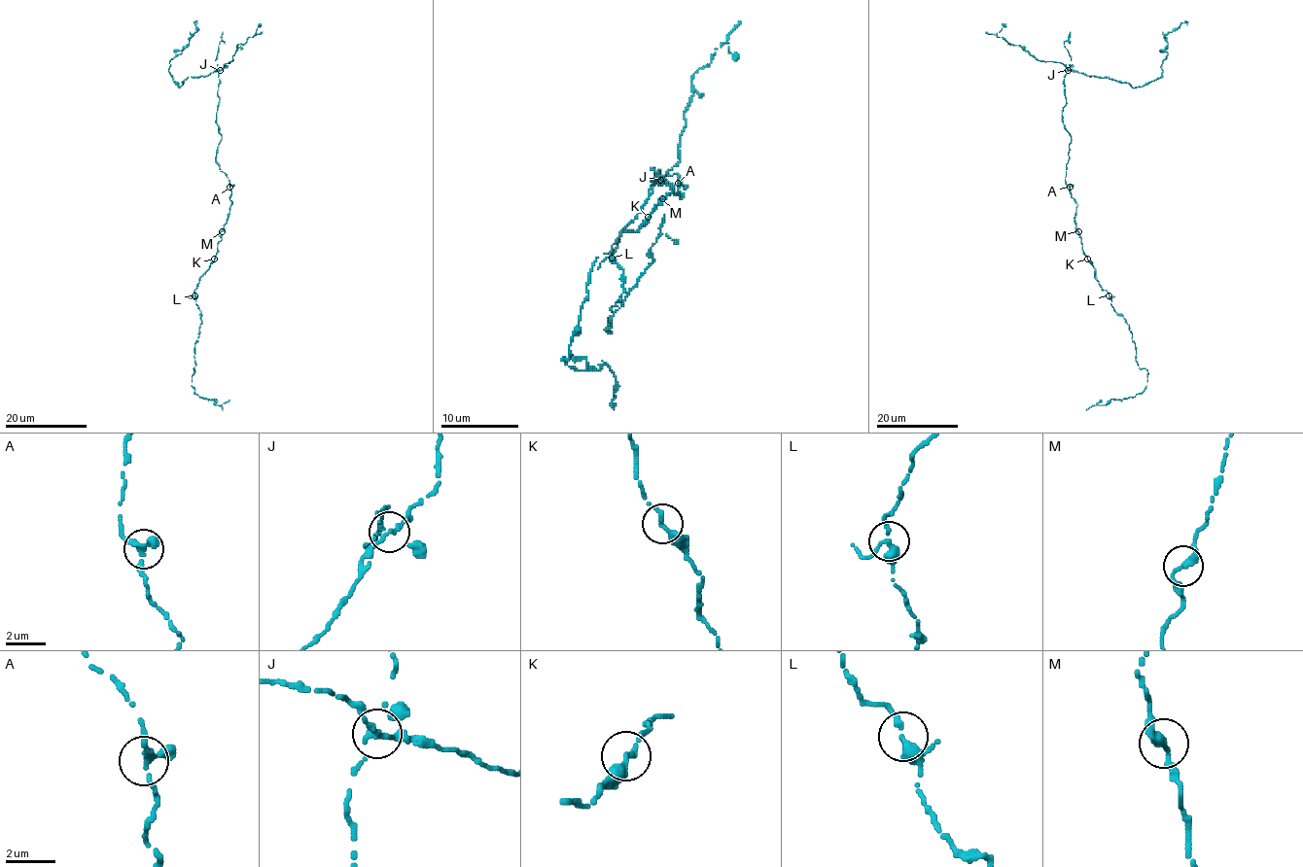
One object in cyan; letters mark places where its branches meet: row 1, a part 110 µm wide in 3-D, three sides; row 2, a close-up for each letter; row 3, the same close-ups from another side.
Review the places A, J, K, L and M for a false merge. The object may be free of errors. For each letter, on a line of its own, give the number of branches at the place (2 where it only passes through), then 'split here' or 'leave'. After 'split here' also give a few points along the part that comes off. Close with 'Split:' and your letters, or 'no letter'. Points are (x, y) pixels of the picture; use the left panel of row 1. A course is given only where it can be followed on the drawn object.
A: 3 branches meet; leave
J: 3 branches meet; split here; foreign part runs (220, 69), (208, 76), (188, 77), (180, 87), (172, 80), (169, 61), (196, 32), (195, 21)
K: 2 branches meet; leave
L: 3 branches meet; leave
M: 2 branches meet; leave
Split: J

